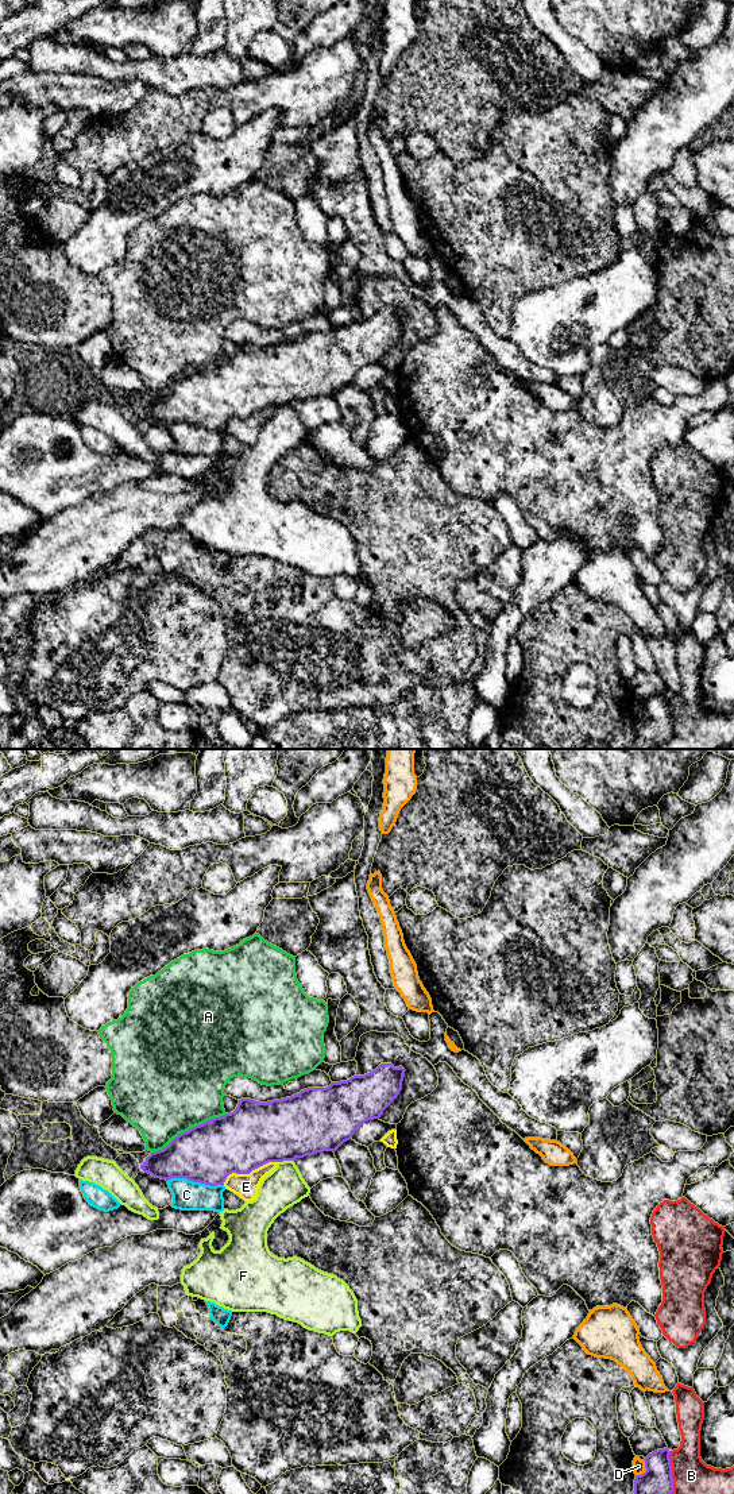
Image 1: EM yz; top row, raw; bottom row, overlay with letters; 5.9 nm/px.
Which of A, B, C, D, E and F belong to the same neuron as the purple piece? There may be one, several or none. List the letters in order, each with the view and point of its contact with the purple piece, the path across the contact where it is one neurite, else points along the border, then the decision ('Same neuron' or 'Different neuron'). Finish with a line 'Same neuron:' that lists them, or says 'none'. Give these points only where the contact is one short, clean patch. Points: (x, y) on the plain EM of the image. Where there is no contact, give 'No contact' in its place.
A: Touches purple at yz (189, 374). Different neuron
B: Touches purple at yz (672, 725). Different neuron
C: Touches purple at yz (196, 425). Different neuron
D: Touches purple at yz (645, 715). Different neuron
E: Touches purple at yz (248, 417). Different neuron
F: Touches purple at yz (285, 404). Different neuron
Same neuron: none

